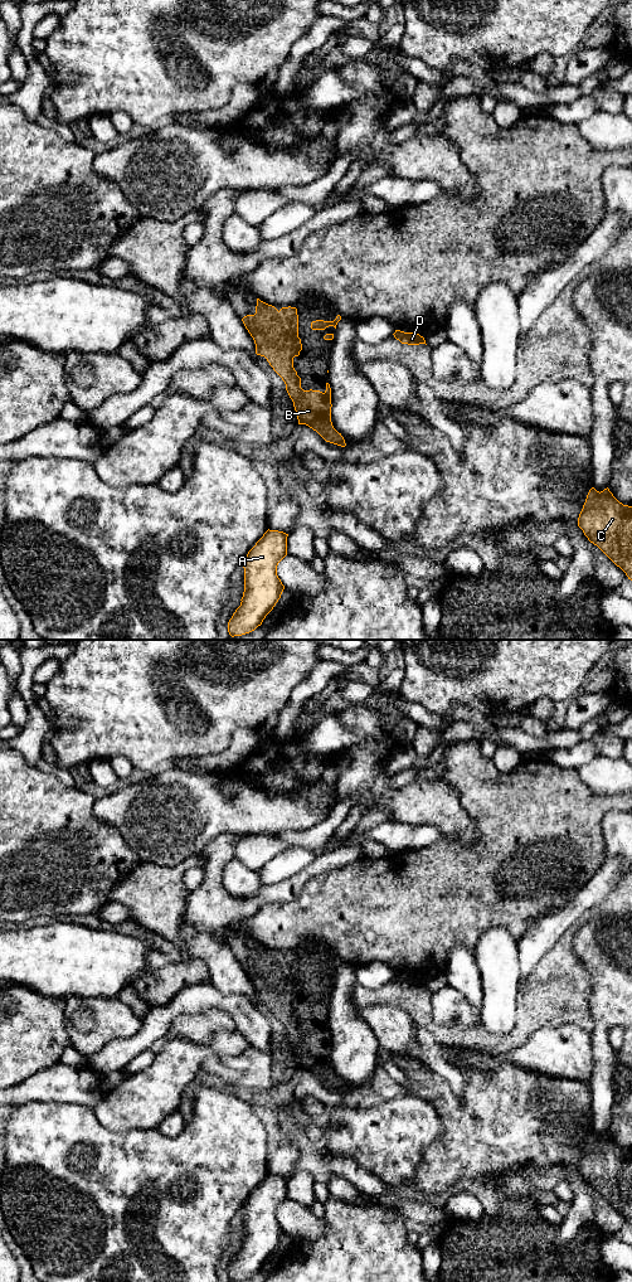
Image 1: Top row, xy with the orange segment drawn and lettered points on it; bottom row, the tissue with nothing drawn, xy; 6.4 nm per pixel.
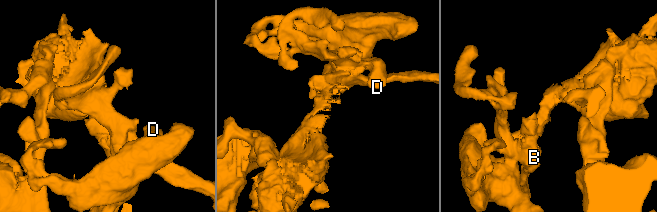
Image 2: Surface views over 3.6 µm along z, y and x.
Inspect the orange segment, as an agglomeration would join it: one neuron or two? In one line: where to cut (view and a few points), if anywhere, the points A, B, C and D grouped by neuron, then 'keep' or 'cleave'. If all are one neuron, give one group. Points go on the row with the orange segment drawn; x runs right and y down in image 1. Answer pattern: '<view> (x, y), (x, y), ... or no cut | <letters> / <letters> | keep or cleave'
xy (278, 311), (278, 323), (297, 355) | A C D / B | cleave

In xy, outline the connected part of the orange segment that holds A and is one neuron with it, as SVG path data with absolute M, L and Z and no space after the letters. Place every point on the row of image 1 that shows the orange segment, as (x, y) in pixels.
M268 529L242 563L244 568L244 592L240 606L228 622L228 632L232 637L254 631L281 598L285 586L277 576L277 565L287 555L287 536L288 534L283 531Z

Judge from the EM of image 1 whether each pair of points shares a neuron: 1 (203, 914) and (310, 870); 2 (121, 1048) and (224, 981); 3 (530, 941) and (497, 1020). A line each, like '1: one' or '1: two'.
1: one
2: two
3: two

